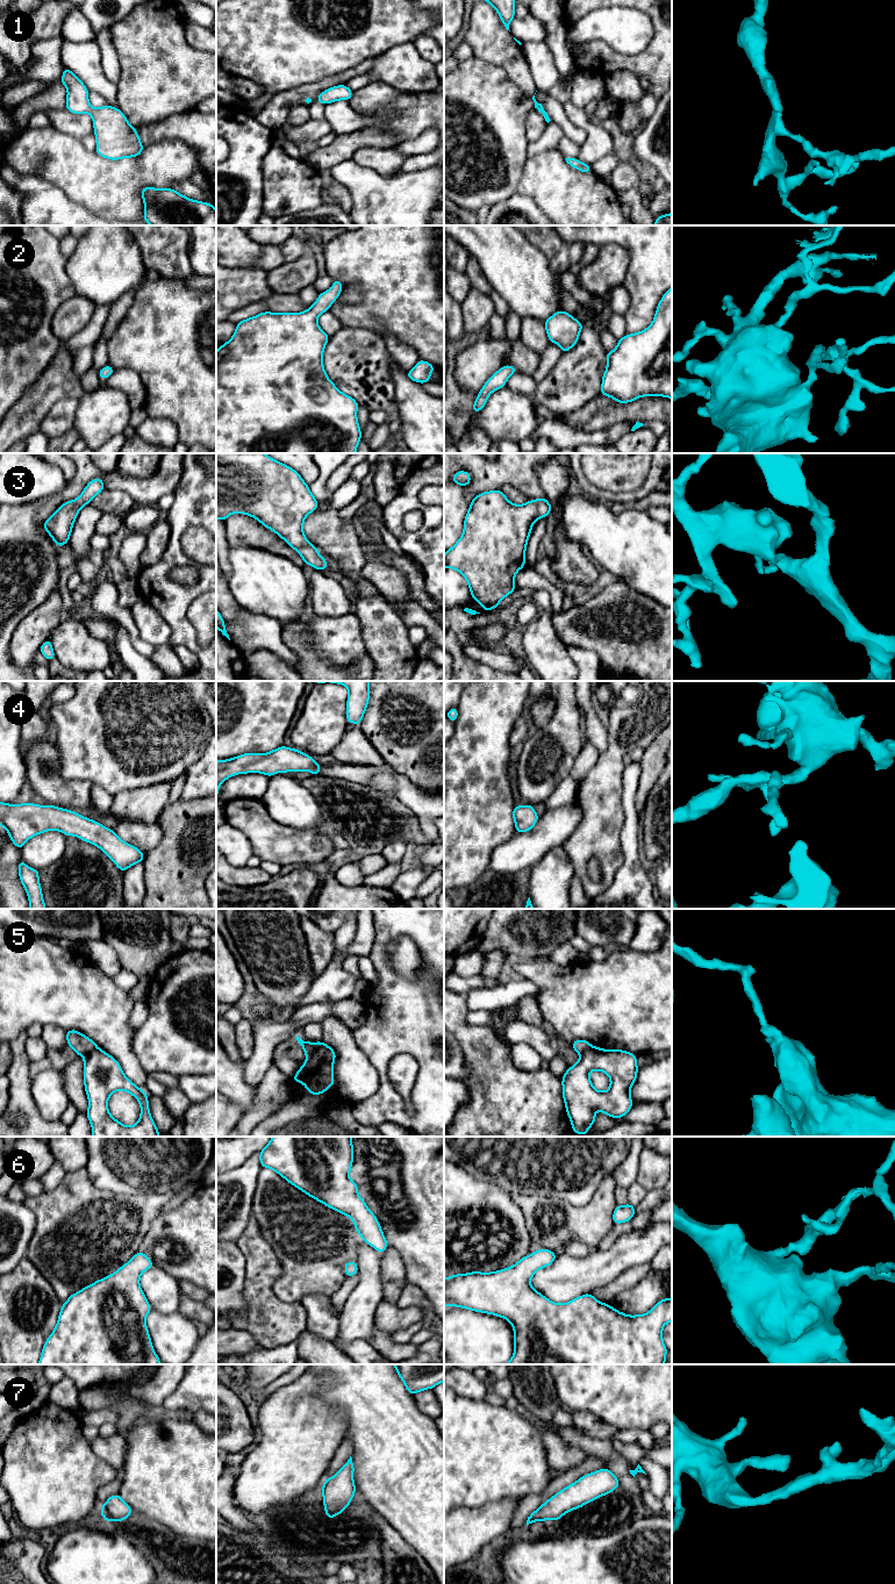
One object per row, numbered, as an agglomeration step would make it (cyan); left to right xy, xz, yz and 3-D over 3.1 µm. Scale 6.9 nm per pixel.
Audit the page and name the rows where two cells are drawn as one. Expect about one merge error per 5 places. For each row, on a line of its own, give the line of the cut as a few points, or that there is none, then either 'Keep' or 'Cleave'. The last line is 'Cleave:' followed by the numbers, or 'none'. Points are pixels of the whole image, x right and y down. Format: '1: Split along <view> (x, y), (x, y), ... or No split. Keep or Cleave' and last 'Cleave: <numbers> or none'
1: No split. Keep
2: No split. Keep
3: No split. Keep
4: No split. Keep
5: Split along xz (324, 1044), (307, 1058). Cleave
6: No split. Keep
7: No split. Keep
Cleave: 5

